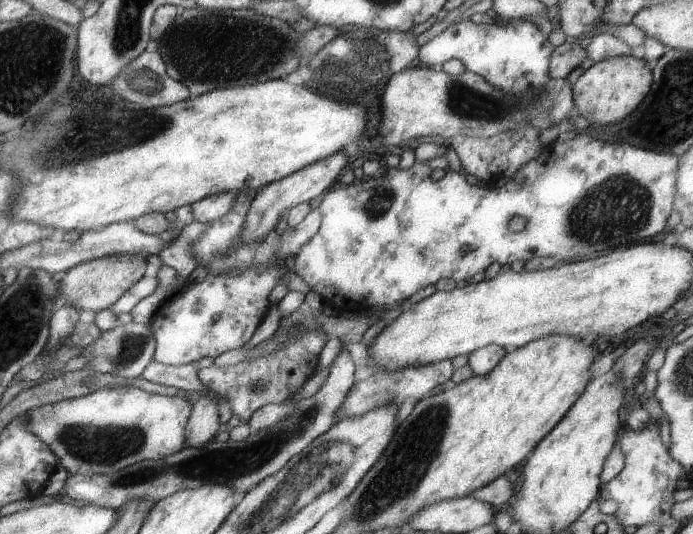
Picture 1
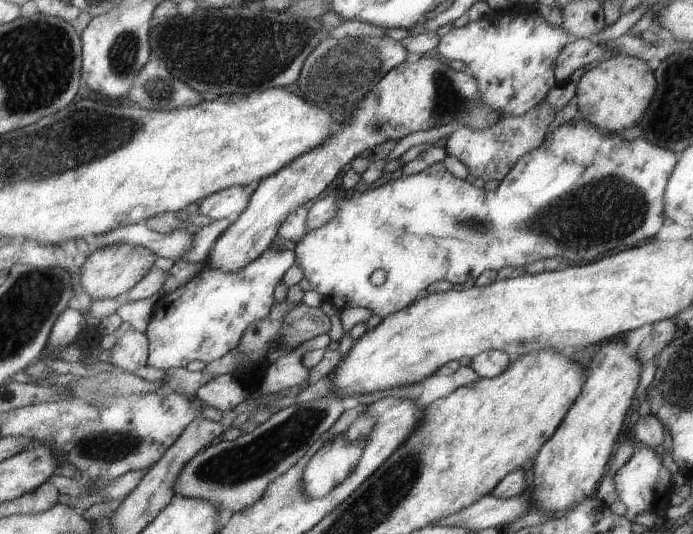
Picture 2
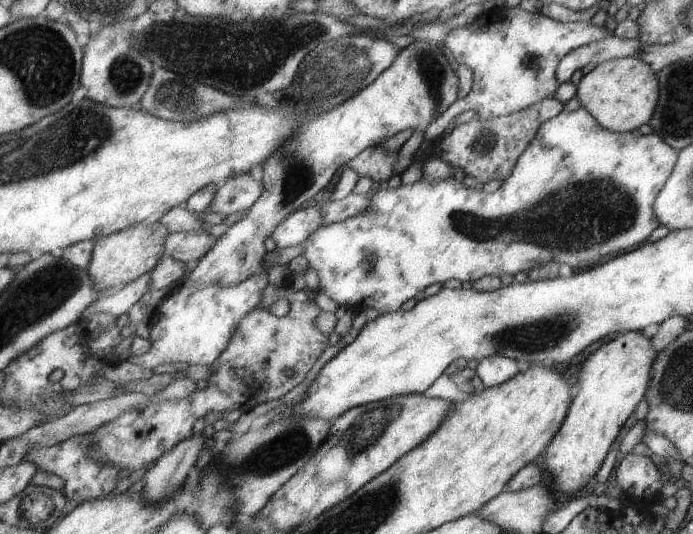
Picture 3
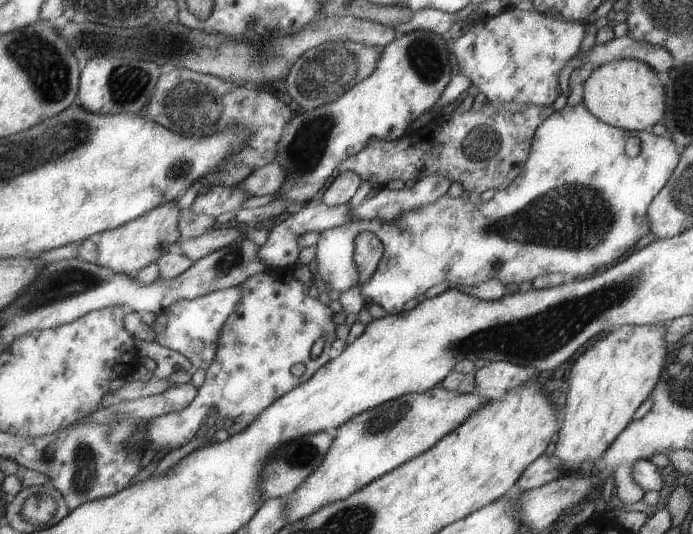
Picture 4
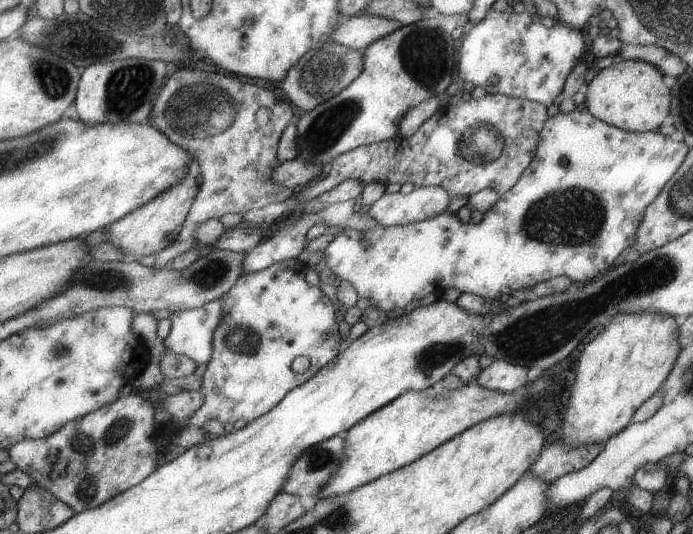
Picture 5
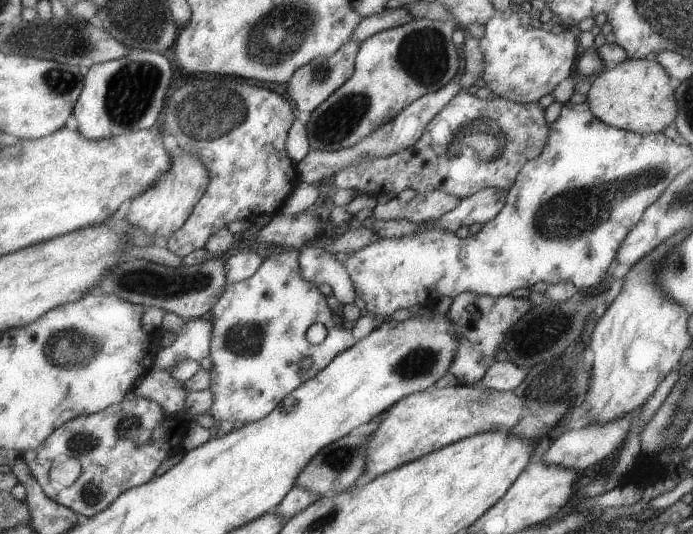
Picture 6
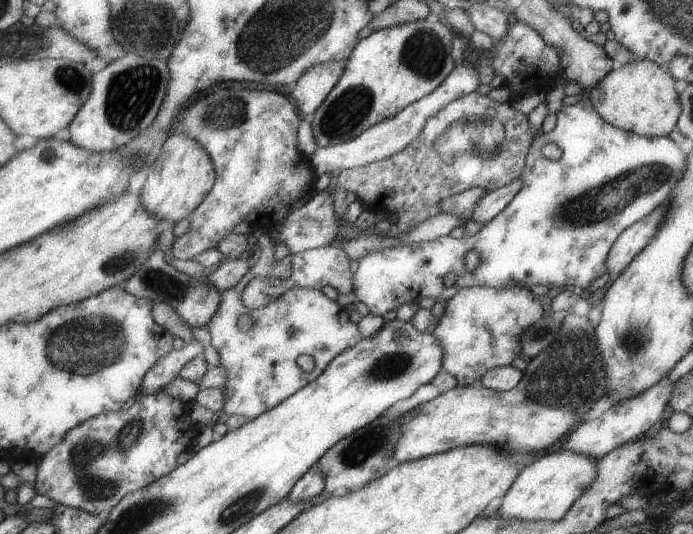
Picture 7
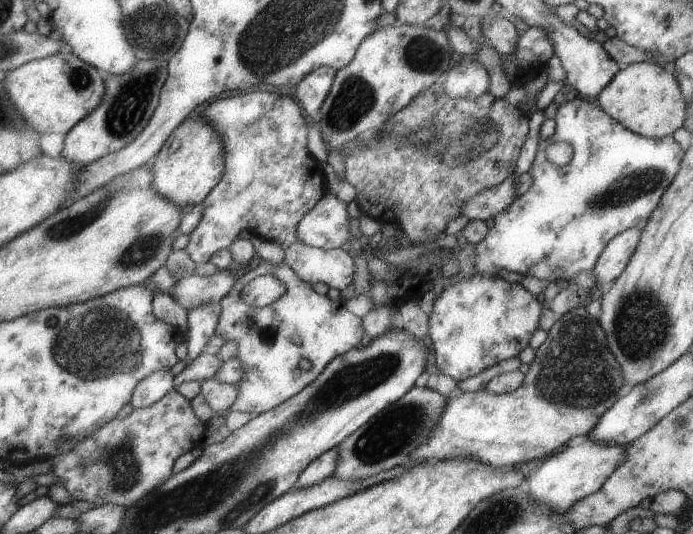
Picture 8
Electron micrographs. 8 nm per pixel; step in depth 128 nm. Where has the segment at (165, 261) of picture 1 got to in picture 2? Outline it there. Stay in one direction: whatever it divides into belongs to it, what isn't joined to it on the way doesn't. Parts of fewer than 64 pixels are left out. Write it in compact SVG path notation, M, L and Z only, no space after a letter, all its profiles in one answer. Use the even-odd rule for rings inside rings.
M426 53L419 56L410 57L403 60L401 64L389 69L381 80L378 80L371 88L371 92L359 102L357 110L351 112L351 118L347 118L347 124L340 126L339 132L327 138L323 144L315 146L313 150L307 150L305 154L297 156L277 172L269 174L259 180L257 187L250 194L249 202L245 210L233 218L220 218L214 220L211 224L201 227L200 231L193 234L190 248L181 256L184 261L202 262L207 259L205 267L211 270L221 270L221 272L237 272L255 258L261 256L261 253L267 249L271 242L277 239L277 230L279 225L301 204L307 200L315 198L327 185L335 179L335 176L341 172L341 168L359 156L363 150L377 146L386 140L400 140L411 132L418 130L428 130L444 124L453 124L457 129L461 126L469 126L475 130L489 128L491 124L500 118L497 112L493 112L489 106L485 106L479 100L479 90L475 79L471 78L469 72L457 72L453 70L446 60L441 59L436 53Z

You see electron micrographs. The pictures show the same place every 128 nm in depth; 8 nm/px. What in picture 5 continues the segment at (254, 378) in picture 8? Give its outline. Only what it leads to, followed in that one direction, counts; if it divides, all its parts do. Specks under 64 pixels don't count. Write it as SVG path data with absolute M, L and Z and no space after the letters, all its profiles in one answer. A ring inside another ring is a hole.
M289 259L273 262L271 266L252 272L241 273L235 284L221 299L221 320L213 329L212 350L209 362L201 376L201 388L198 390L203 397L203 404L187 425L199 428L205 420L215 419L220 423L231 422L239 418L249 422L259 418L271 408L275 408L292 388L307 382L322 366L337 356L340 345L340 334L337 330L335 308L318 286L311 286L305 281L303 259ZM295 356L307 356L310 365L302 374L293 373L290 364Z

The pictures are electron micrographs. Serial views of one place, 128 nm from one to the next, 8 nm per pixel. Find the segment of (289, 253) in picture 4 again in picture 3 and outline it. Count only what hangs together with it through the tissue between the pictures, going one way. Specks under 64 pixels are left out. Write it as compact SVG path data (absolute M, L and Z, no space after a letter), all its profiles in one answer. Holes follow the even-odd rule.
M318 199L313 206L299 208L290 213L269 236L276 249L301 245L320 225L321 216Z

